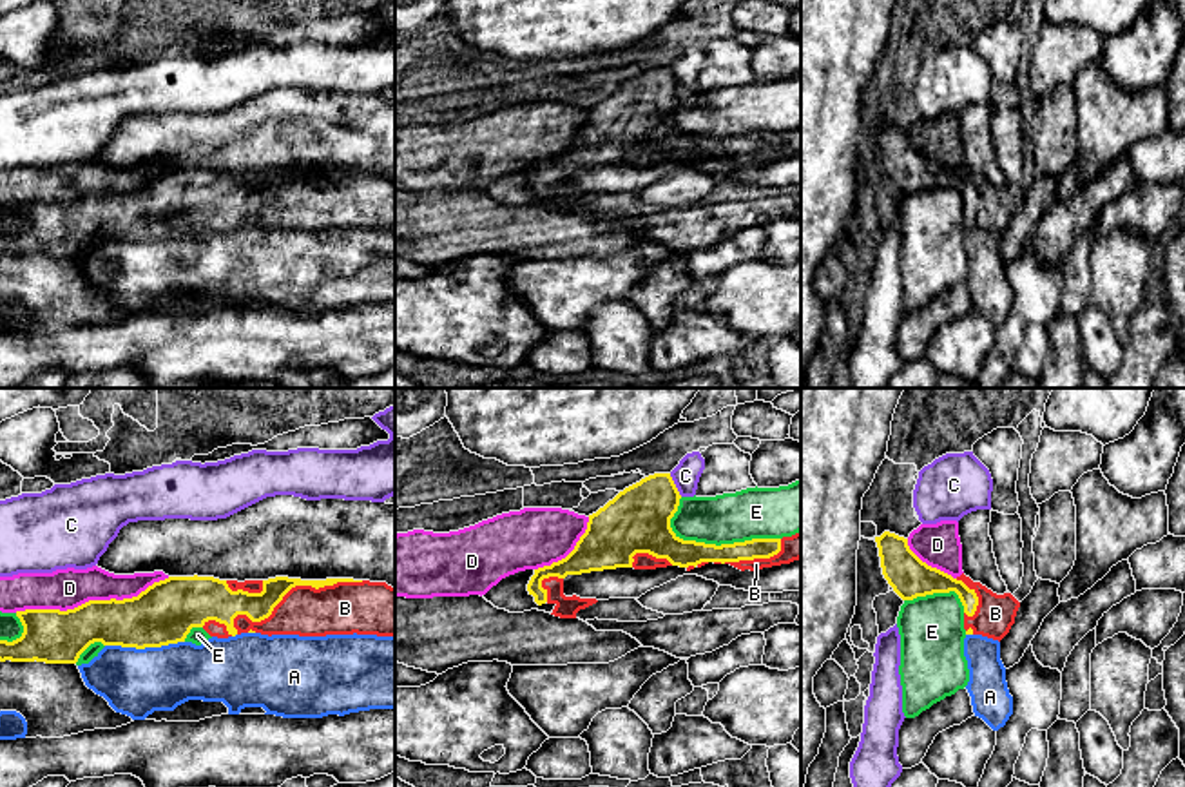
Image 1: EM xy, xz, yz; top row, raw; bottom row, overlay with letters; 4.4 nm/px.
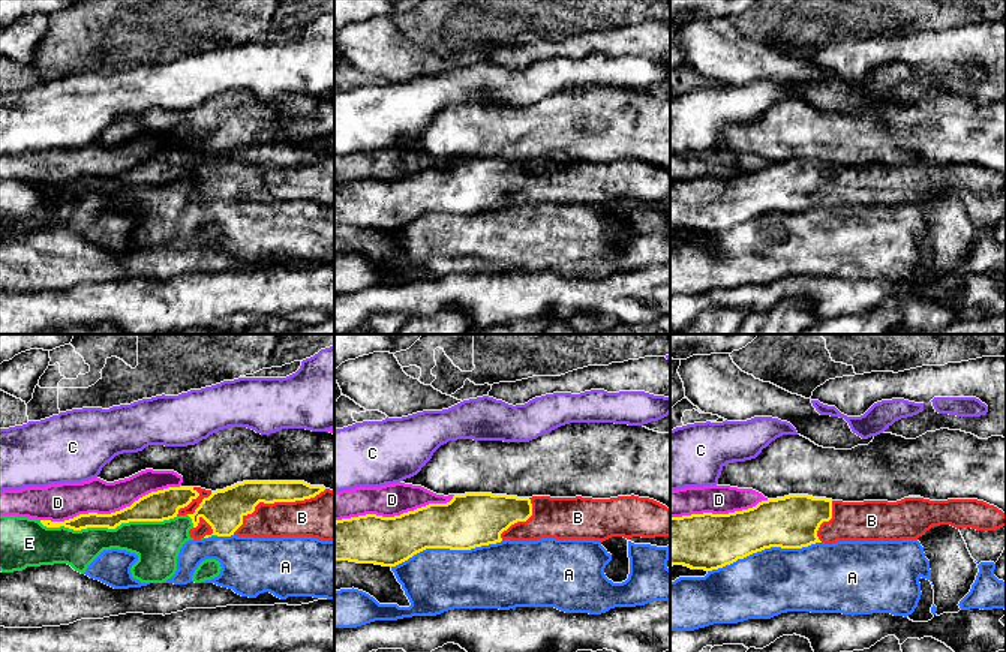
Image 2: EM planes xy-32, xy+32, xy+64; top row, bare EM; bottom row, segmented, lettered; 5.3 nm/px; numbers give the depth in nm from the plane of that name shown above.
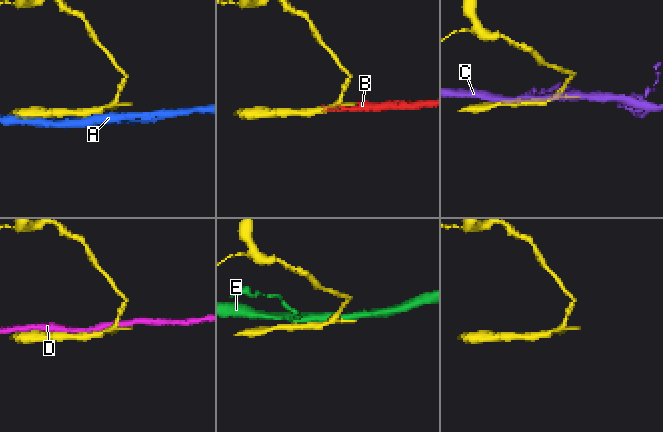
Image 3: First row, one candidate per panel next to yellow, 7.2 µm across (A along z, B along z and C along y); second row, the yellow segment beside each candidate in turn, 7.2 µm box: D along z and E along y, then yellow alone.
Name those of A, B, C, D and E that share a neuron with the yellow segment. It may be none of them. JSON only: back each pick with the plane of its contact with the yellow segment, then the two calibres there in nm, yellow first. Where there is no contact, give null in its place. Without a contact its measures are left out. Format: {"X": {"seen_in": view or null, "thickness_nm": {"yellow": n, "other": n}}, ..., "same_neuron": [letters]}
{"B": {"seen_in": "xy", "thickness_nm": {"yellow": 130, "other": 220}}, "same_neuron": ["B"]}

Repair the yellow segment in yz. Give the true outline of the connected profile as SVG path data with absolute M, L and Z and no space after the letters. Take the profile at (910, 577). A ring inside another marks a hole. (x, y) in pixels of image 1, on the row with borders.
M884 531L875 537L882 575L902 600L955 591L964 606L966 635L1002 640L1015 624L1020 602L1011 595L997 595L964 573L957 578L922 562L908 546L908 539Z

